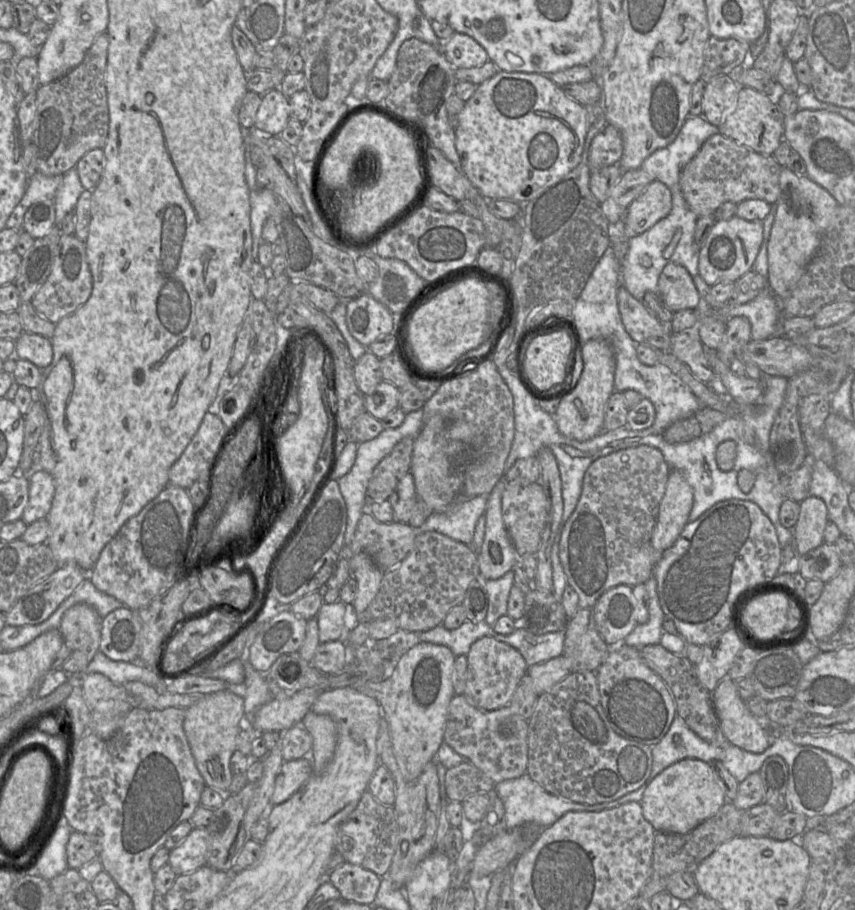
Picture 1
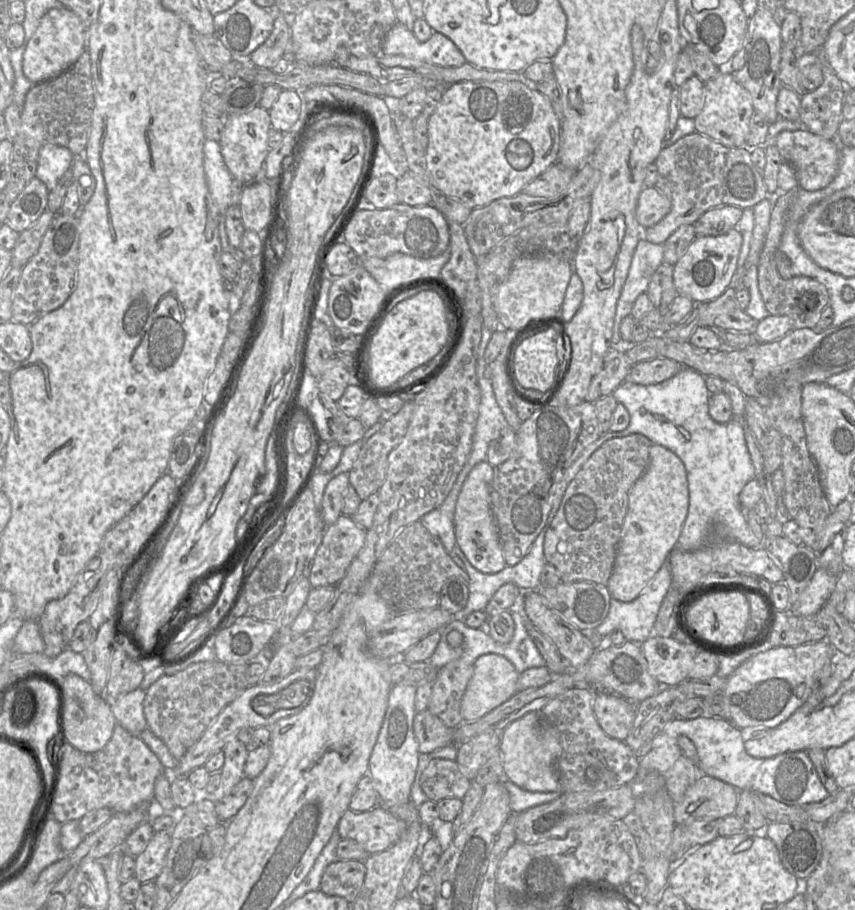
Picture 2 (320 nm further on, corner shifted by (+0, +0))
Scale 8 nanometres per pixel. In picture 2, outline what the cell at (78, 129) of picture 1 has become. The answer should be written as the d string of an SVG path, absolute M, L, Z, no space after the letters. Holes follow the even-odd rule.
M87 49L67 71L32 86L22 107L20 128L13 139L10 176L3 189L9 202L14 201L35 177L39 150L43 145L56 144L68 148L74 156L82 156L88 142L94 106L91 59Z

